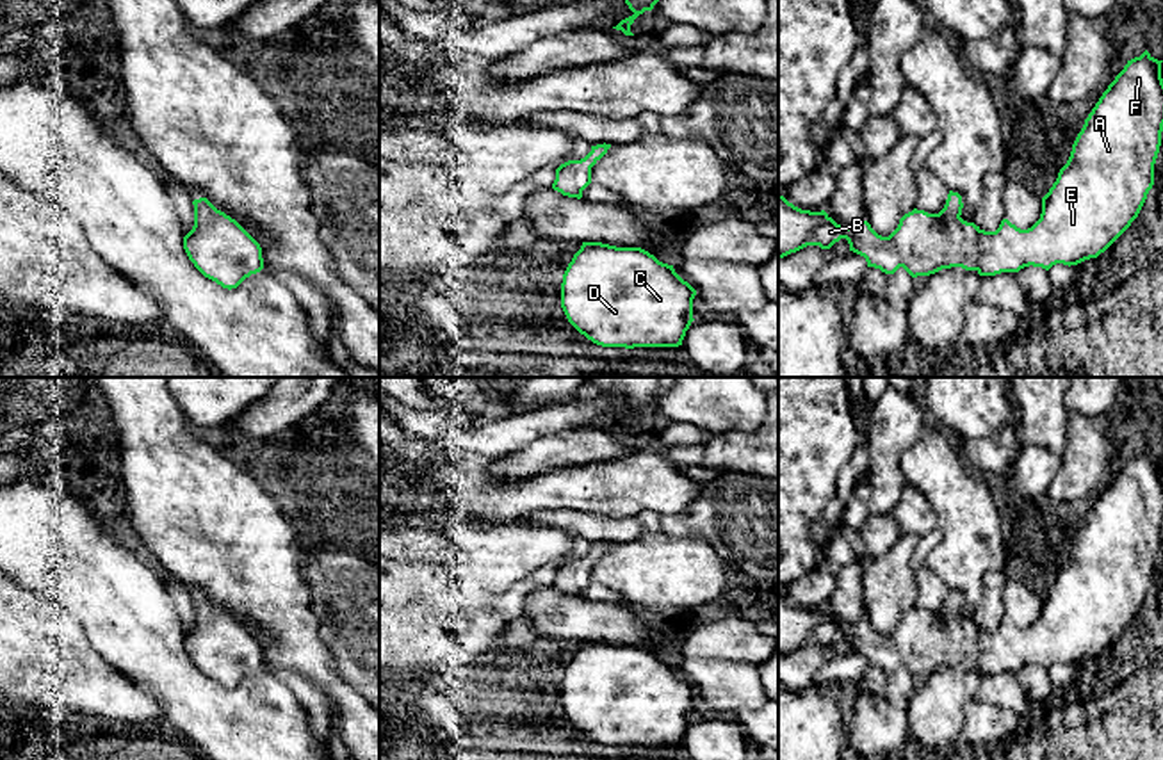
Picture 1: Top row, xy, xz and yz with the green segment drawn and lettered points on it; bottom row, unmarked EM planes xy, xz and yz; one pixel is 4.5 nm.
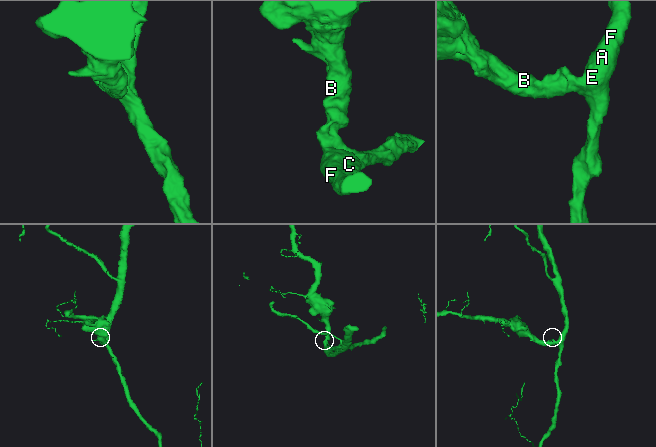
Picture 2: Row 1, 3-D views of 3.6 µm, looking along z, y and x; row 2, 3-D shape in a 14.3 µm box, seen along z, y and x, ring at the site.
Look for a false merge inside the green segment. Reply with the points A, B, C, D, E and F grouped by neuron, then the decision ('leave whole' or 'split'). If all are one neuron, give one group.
A B C D E F; leave whole

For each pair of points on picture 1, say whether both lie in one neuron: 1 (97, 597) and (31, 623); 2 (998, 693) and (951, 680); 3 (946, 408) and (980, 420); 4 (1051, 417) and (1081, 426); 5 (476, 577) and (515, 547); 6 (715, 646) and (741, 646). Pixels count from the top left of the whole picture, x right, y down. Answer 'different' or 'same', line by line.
1: different
2: different
3: same
4: different
5: same
6: same

